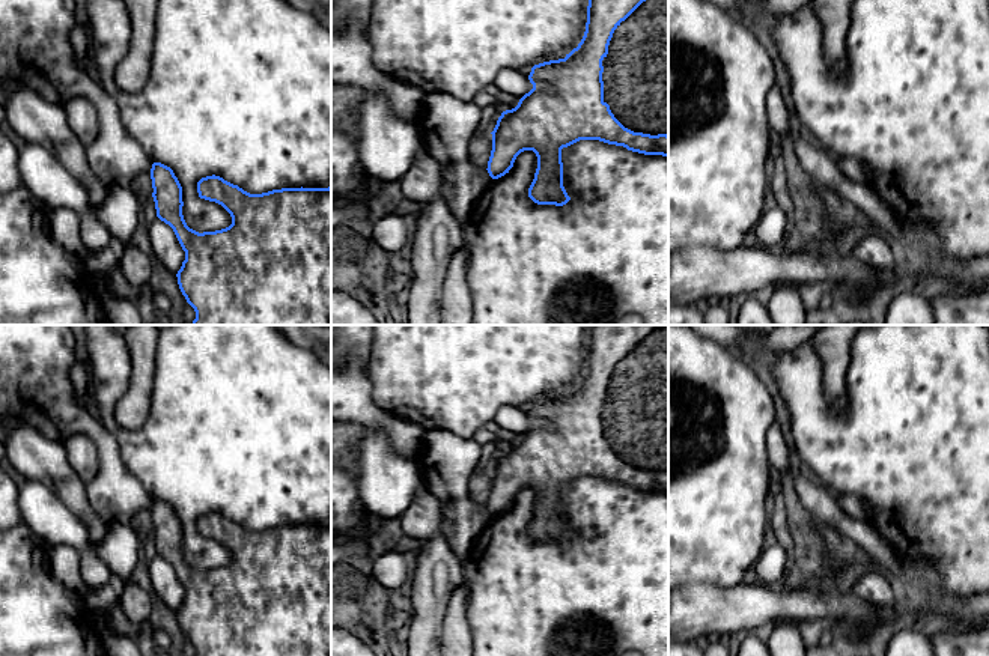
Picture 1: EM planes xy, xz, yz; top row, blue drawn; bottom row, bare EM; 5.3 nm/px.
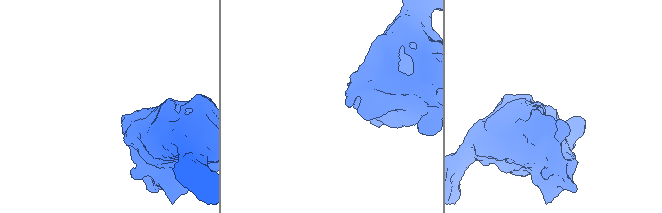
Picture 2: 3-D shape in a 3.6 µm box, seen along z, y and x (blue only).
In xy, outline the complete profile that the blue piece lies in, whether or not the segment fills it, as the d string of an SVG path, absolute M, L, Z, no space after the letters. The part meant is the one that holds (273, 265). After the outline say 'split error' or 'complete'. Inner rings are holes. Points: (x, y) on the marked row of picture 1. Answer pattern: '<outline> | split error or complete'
M154 162L151 179L157 217L173 229L185 251L176 277L182 295L196 311L191 325L331 325L331 187L250 194L220 176L202 178L197 182L199 197L221 205L230 214L232 224L199 233L184 220L182 187L173 170Z | complete

